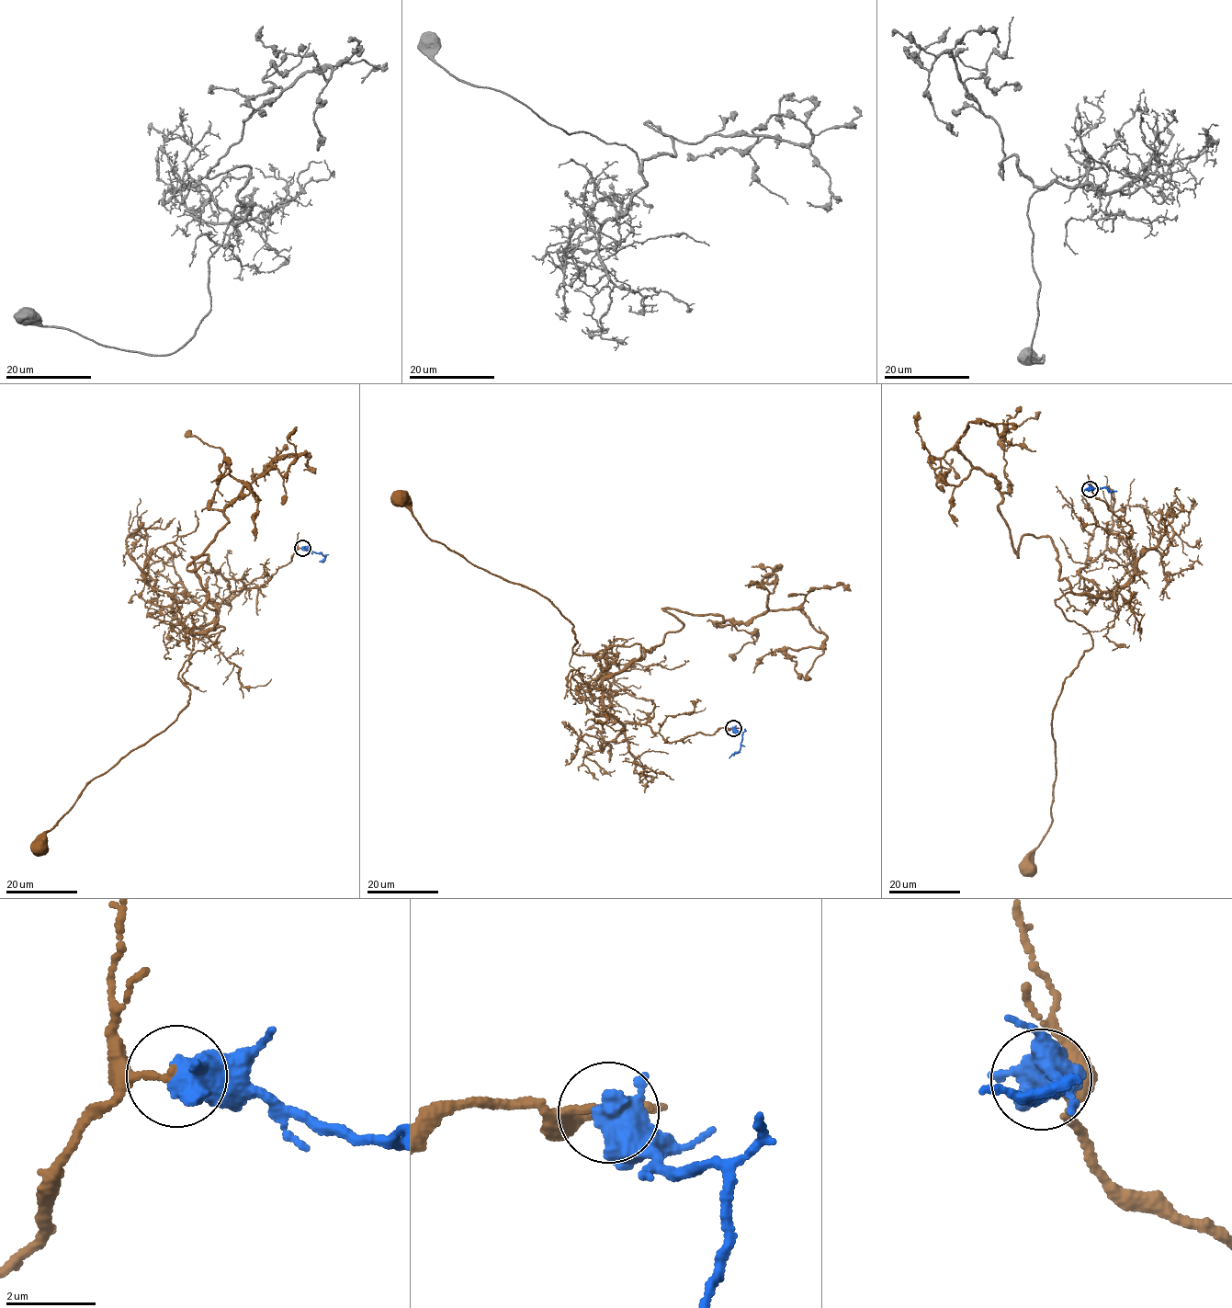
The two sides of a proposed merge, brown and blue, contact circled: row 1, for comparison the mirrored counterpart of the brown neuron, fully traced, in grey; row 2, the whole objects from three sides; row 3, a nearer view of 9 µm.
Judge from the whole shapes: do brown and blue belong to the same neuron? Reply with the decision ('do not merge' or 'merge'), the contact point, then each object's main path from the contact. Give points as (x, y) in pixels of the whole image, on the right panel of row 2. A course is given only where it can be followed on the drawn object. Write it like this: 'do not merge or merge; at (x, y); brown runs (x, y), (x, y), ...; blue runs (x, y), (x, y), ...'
do not merge; at (1090, 489); brown runs (1090, 489), (1131, 525), (1135, 569), (1108, 597), (1055, 600), (1092, 641), (1054, 709), (1051, 824), (1028, 869); blue runs (1090, 489), (1104, 487), (1117, 491)

